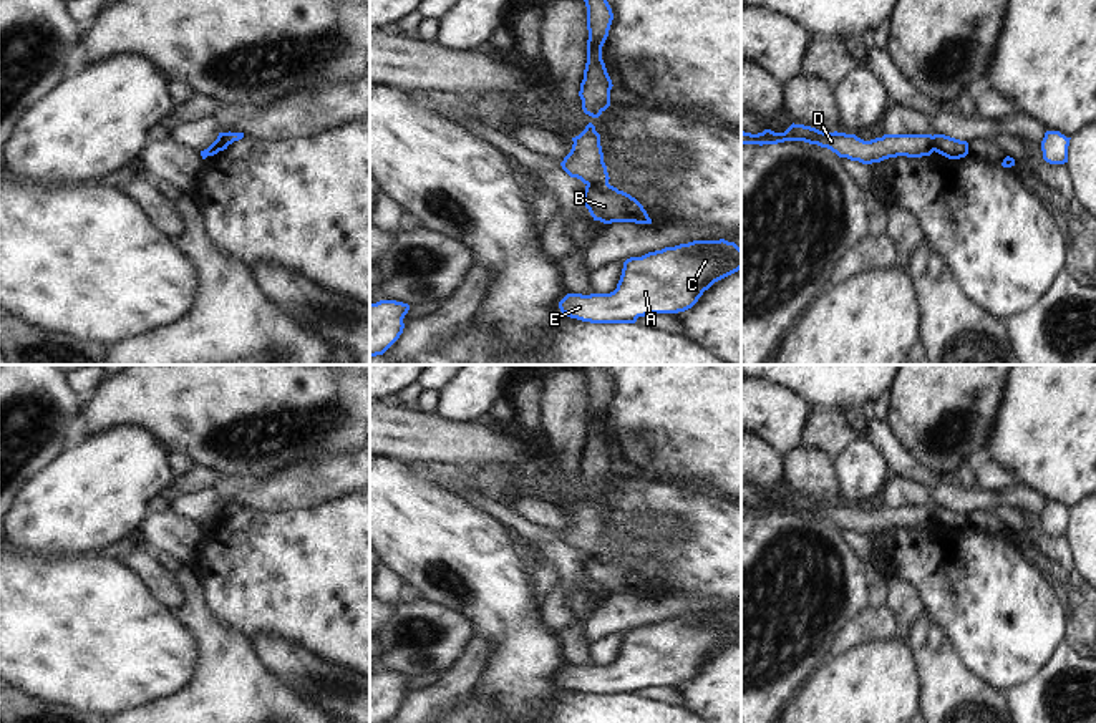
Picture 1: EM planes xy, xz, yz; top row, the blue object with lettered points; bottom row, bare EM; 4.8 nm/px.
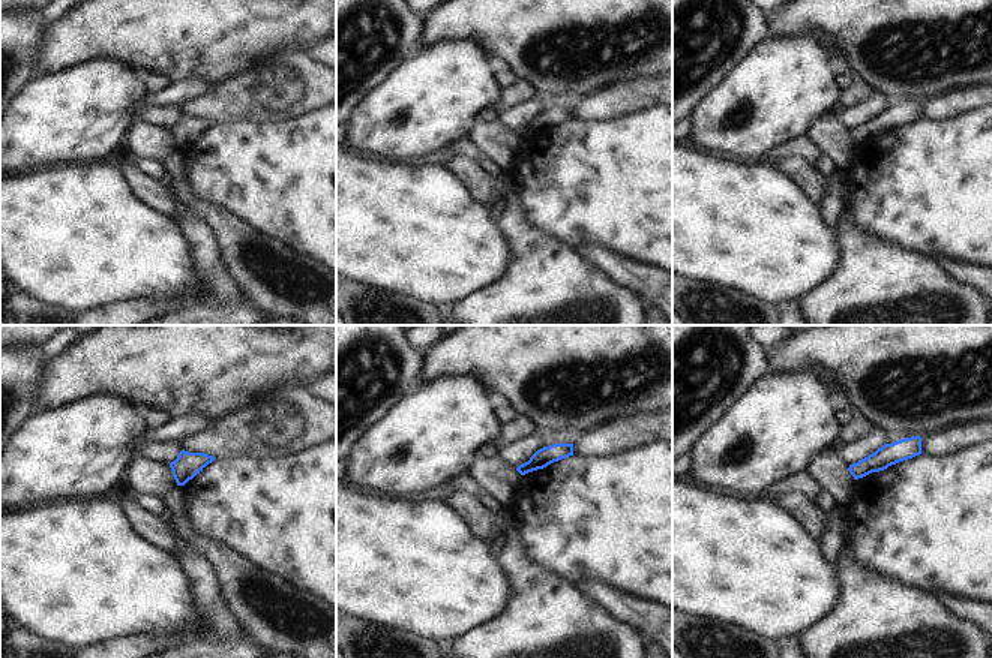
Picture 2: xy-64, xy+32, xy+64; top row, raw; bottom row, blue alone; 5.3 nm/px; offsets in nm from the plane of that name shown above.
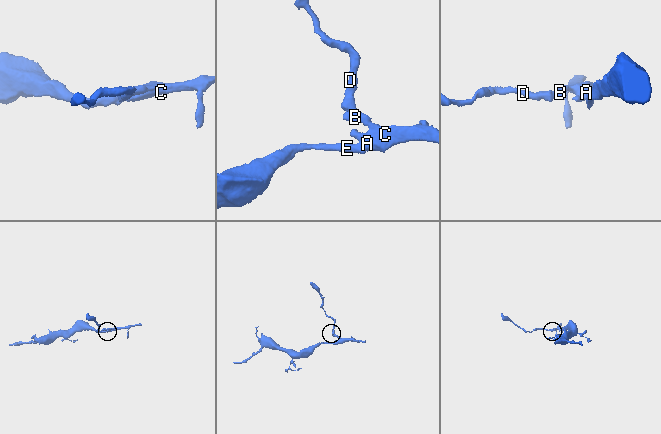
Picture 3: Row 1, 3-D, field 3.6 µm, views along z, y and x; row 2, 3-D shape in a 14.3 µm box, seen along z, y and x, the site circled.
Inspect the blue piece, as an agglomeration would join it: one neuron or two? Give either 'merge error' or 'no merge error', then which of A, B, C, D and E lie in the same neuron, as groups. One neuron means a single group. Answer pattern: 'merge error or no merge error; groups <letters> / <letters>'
merge error; groups A B C E / D

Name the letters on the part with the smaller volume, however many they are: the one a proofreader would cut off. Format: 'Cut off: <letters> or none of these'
Cut off: D

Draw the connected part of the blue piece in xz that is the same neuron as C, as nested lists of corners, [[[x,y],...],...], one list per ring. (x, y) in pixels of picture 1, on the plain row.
[[[693,612],[630,628],[610,665],[567,665],[559,680],[590,695],[635,695],[648,685],[678,685],[691,680],[715,653],[741,640],[735,614]]]

